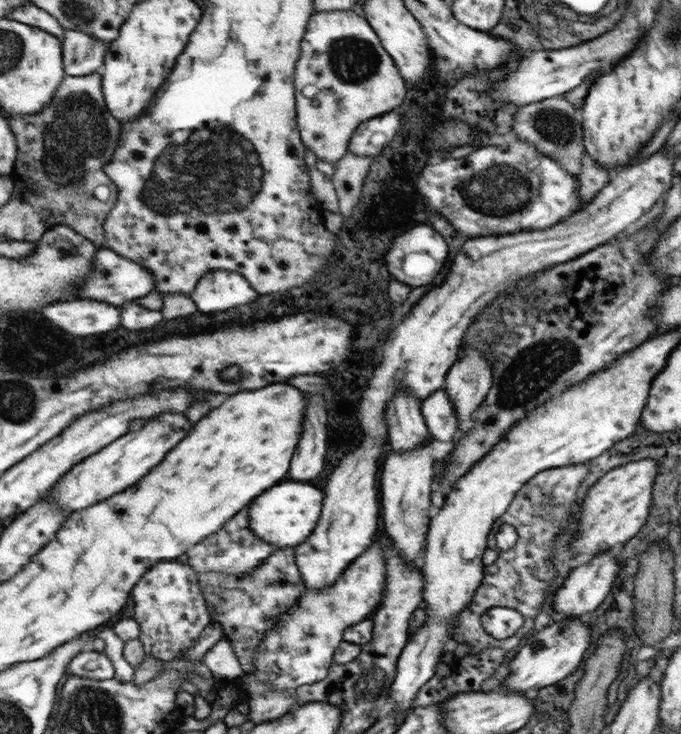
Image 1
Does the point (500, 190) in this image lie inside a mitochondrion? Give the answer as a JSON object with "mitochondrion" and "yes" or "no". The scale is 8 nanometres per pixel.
{"mitochondrion":"yes"}

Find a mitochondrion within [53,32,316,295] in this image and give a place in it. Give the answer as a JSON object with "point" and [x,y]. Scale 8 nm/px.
{"point":[209,161]}

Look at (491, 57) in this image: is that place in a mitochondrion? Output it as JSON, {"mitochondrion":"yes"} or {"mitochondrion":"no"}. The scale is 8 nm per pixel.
{"mitochondrion":"no"}

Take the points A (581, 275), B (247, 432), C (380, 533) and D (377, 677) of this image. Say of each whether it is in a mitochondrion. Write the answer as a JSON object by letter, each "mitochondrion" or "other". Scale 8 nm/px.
{"A":"other","B":"other","C":"other","D":"mitochondrion"}

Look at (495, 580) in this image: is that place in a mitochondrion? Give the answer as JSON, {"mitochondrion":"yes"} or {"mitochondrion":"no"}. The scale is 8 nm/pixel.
{"mitochondrion":"no"}

